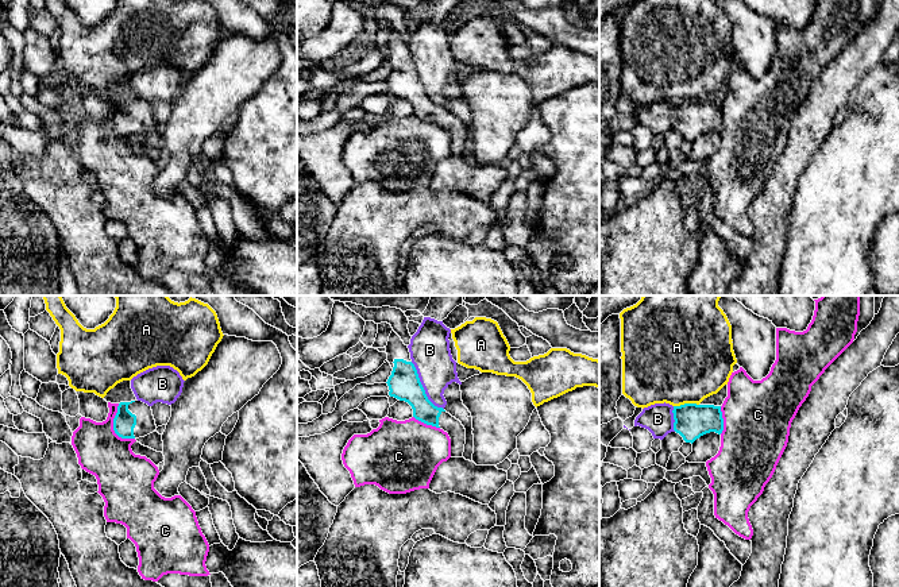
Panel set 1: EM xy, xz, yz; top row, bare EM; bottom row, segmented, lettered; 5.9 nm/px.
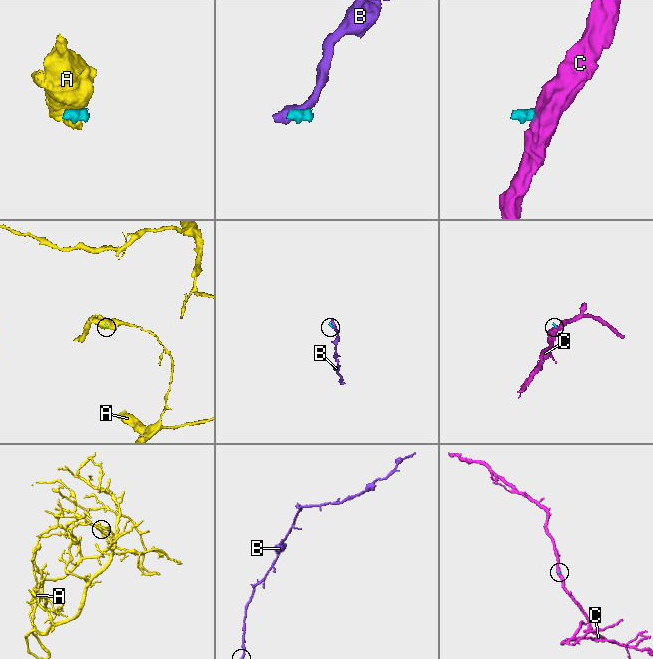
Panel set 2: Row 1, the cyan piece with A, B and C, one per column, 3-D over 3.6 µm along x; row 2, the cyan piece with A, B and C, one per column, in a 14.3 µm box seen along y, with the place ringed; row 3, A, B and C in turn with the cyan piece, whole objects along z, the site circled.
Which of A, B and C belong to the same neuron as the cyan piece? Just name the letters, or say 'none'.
none

